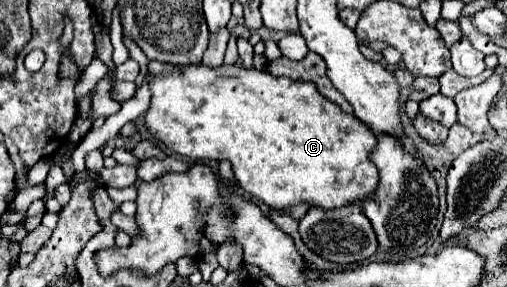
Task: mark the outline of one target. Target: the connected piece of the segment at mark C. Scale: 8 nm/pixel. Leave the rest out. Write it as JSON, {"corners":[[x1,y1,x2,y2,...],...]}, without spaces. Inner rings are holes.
{"corners":[[186,65,186,67,176,67,174,73,160,77,154,75,152,83,150,83,150,91,152,91,152,101,150,101,150,109,146,113,146,127,148,131,166,143,166,147,170,147,174,153,190,157,192,161,222,161,228,159,232,163,232,171,240,183,240,187,250,193,254,199,264,201,270,209,292,209,294,205,306,203,308,207,320,207,320,209,338,209,338,207,346,207,346,205,354,205,354,203,362,203,364,199,372,197,378,189,378,169,376,165,370,161,372,151,376,149,376,135,372,133,372,129,368,129,368,125,364,125,356,115,346,115,336,103,328,101,326,97,322,97,316,89,316,85,312,81,290,81,288,77,272,77,268,71,258,71,258,69,244,69,244,67,218,67,218,69,210,69,206,65]]}

